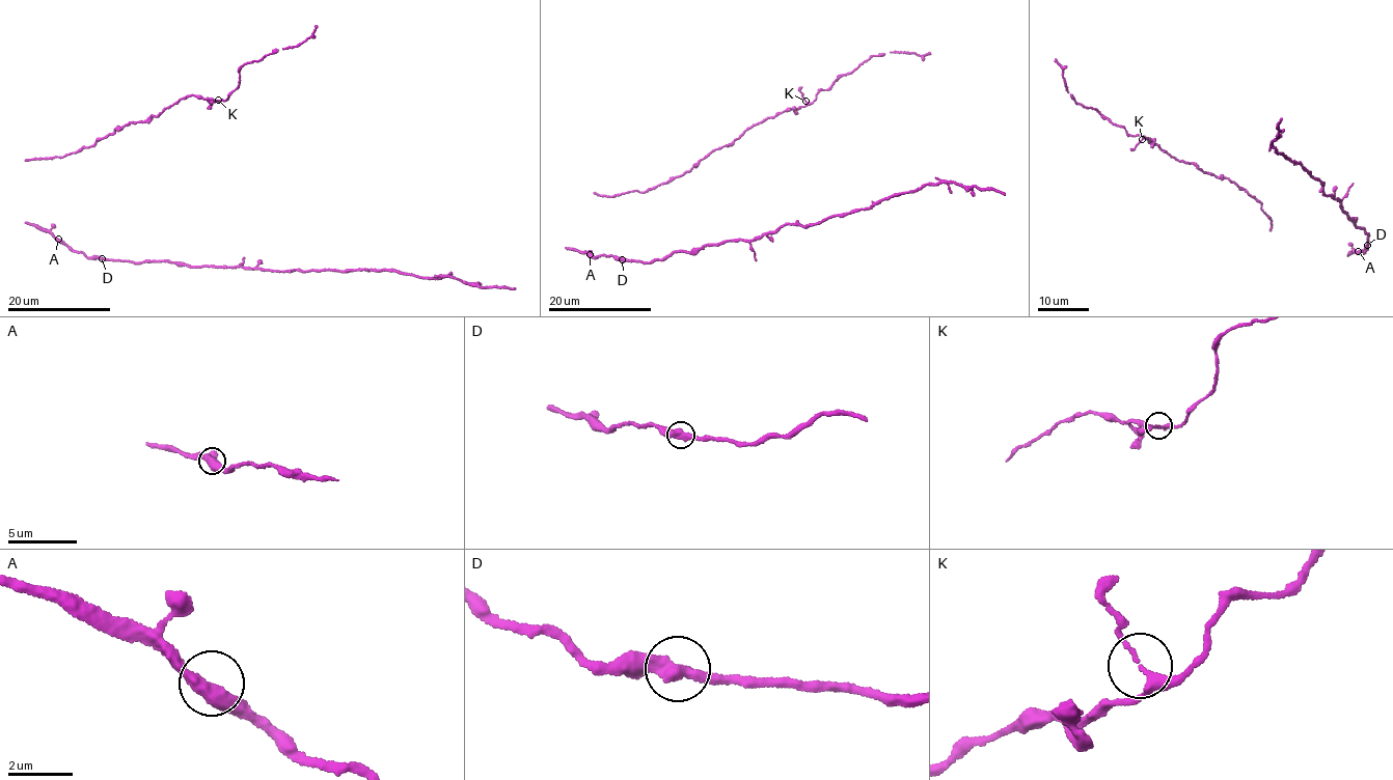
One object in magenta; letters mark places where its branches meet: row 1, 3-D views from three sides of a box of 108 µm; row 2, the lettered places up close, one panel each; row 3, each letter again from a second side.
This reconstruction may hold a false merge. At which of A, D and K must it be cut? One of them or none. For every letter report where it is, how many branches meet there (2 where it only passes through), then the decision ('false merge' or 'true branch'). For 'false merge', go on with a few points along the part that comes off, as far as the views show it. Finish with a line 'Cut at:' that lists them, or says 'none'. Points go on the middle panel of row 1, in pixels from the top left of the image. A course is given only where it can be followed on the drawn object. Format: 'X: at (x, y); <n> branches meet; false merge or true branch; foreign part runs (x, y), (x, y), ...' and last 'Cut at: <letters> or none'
A: at (590, 254); 2 branches meet; true branch
D: at (622, 259); 2 branches meet; true branch
K: at (806, 101); 3 branches meet; true branch
Cut at: none

